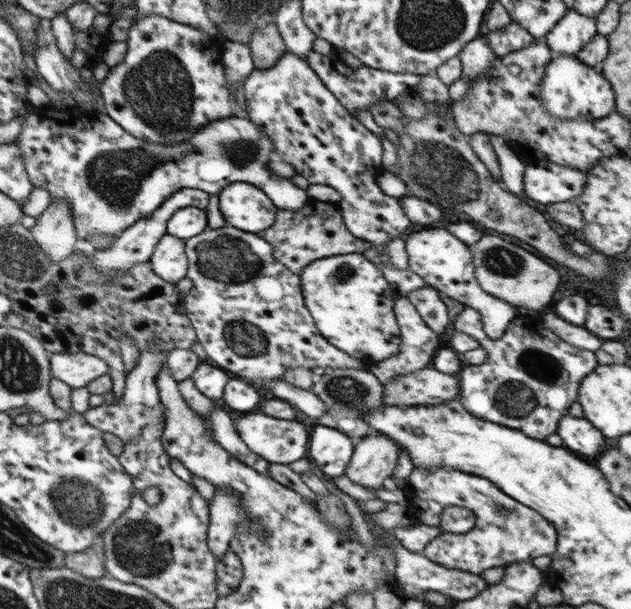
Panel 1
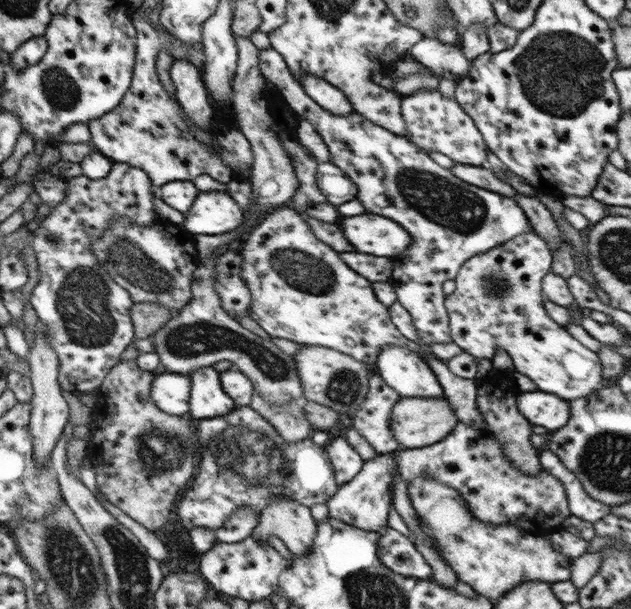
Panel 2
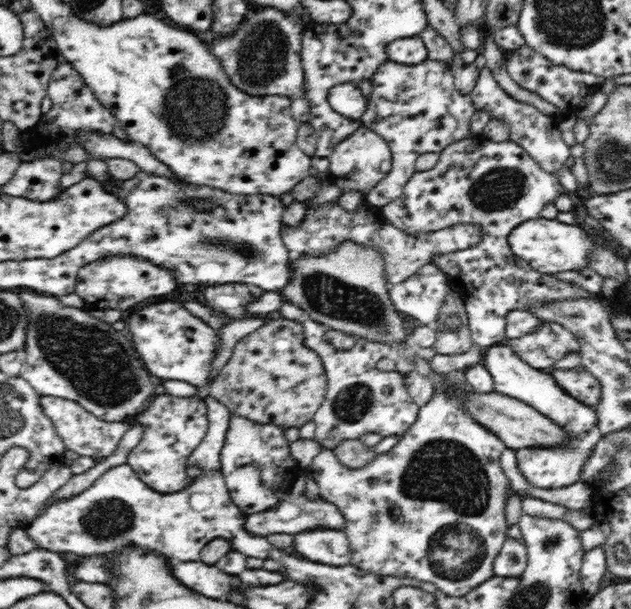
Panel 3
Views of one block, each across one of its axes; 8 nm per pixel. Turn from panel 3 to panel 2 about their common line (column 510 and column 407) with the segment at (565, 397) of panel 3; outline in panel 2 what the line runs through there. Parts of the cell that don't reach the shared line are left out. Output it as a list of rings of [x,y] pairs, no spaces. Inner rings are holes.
[[[386,344],[379,351],[373,370],[399,397],[443,398],[442,388],[426,362],[402,345]]]

